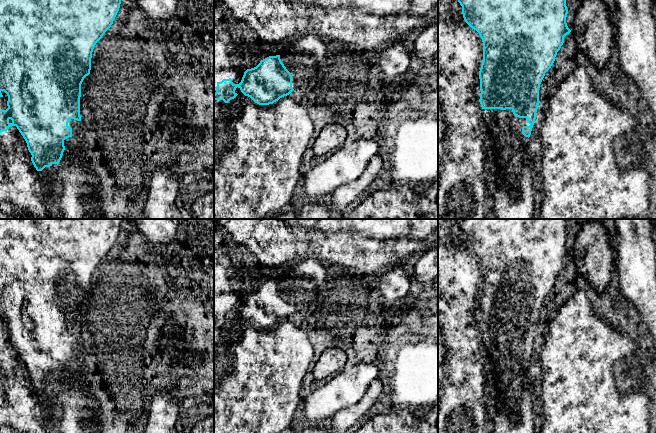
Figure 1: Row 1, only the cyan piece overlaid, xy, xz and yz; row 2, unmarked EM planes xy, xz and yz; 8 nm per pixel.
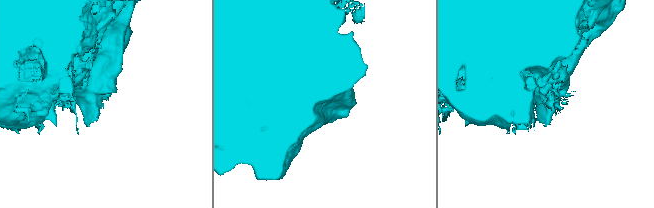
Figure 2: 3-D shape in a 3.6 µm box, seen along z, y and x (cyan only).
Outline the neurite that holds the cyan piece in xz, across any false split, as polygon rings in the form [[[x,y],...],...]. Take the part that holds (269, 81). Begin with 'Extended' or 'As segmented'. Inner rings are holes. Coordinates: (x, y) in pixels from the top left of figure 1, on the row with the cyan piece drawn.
Extended. [[[303,36],[290,42],[280,55],[269,56],[261,60],[256,67],[247,69],[239,84],[233,84],[231,78],[217,82],[214,100],[223,100],[228,103],[238,95],[235,92],[238,87],[245,96],[250,97],[259,105],[273,104],[280,98],[289,95],[294,89],[305,87],[321,68],[325,56],[326,46],[319,36]]]

